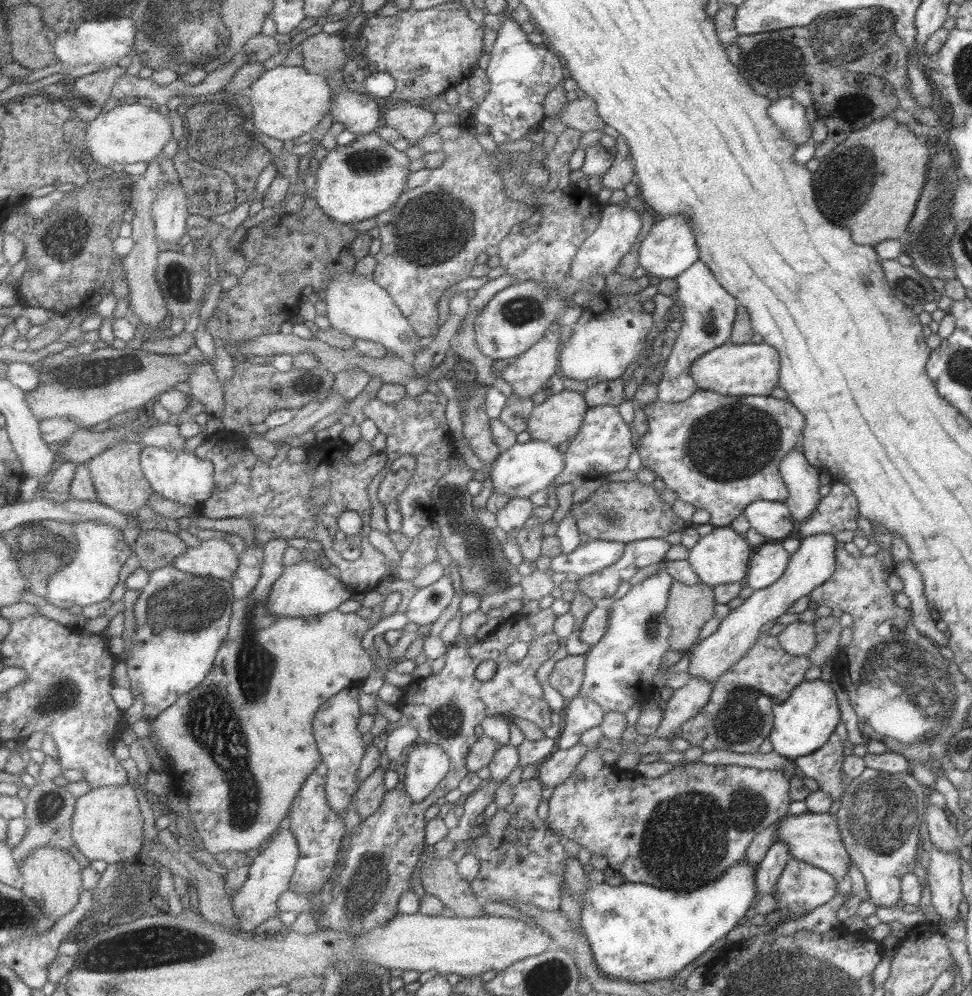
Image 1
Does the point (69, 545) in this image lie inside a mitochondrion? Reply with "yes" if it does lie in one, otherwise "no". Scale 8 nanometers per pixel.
yes

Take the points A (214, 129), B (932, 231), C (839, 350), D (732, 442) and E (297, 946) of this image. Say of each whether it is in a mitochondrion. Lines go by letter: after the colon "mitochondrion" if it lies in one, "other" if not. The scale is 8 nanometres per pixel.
A: mitochondrion
B: mitochondrion
C: other
D: mitochondrion
E: other

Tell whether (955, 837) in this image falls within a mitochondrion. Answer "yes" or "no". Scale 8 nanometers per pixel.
no

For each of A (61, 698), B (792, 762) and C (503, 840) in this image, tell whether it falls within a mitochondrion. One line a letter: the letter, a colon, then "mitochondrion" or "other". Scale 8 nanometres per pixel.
A: mitochondrion
B: other
C: other

